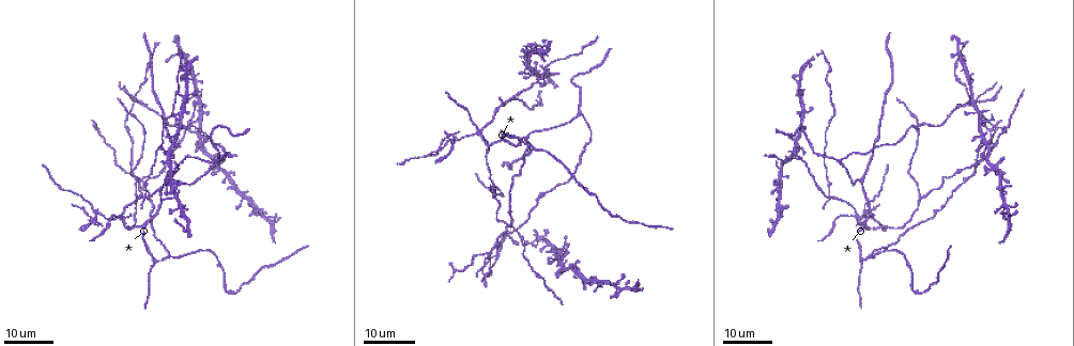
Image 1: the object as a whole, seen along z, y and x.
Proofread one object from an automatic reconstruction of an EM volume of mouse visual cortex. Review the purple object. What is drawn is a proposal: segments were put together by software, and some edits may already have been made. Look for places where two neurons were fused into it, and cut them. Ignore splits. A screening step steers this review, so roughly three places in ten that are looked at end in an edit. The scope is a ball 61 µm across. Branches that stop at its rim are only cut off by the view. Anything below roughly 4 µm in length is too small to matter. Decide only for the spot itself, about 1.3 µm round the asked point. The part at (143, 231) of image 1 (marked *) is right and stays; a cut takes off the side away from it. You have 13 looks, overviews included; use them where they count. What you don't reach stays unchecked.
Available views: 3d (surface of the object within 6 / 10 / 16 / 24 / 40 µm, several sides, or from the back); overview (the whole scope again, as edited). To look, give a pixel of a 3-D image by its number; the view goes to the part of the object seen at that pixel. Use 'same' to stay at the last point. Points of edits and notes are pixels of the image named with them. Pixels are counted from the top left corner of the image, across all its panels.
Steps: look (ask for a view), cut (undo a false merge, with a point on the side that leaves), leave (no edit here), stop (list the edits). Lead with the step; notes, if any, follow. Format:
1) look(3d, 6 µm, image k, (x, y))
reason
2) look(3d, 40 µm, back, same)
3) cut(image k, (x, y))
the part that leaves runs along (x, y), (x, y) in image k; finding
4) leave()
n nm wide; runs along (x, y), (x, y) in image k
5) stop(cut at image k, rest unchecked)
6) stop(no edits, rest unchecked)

look(3d, 16 µm, image 1, (867, 212))
four-way junction

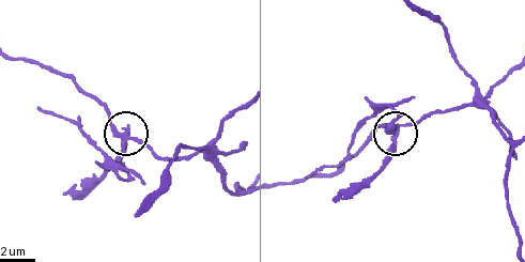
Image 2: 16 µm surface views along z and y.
look(3d, 10 µm, image 2, (128, 130))
zoom in

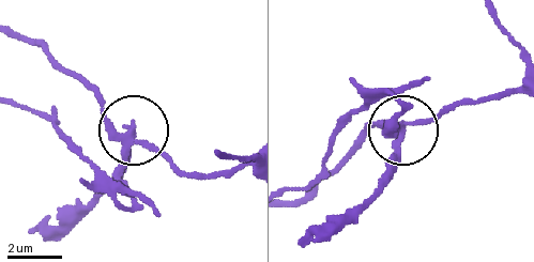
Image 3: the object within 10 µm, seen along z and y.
cut(image 3, (392, 157))
4 arms; a second neuron is stuck on

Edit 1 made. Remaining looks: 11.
look(3d, 16 µm, image 1, (475, 133))
four-way junction

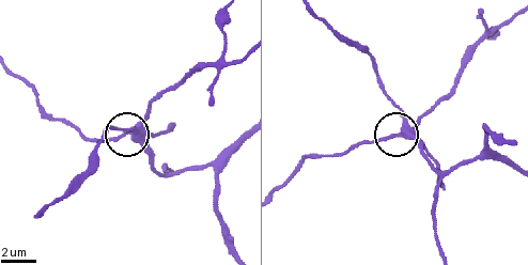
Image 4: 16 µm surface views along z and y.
look(3d, 10 µm, image 4, (403, 133))

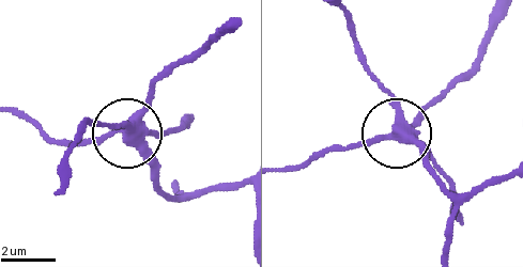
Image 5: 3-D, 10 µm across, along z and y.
cut(image 5, (165, 135))
the part that leaves runs along (135, 134), (128, 126), (87, 126), (68, 146) in image 5; two neurons meet here

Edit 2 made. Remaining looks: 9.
look(3d, 24 µm, image 1, (500, 141))
looks like a crossing

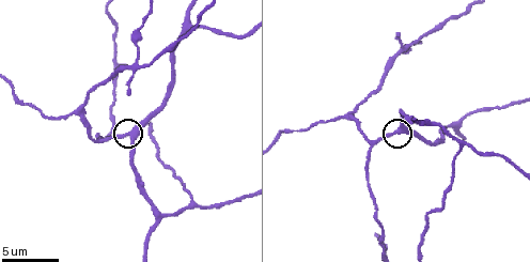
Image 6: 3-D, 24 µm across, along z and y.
look(3d, 6 µm, image 6, (126, 135))

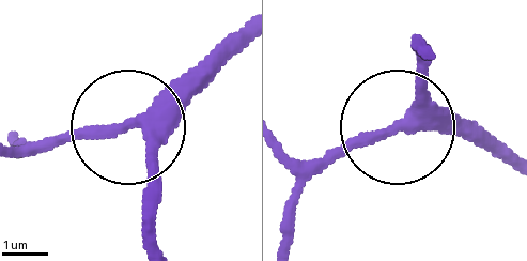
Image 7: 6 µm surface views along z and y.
leave()
260 nm wide; runs along (152, 166), (140, 120), (217, 47) in image 7; continuous, no second neuron

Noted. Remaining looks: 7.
look(3d, 24 µm, image 1, (972, 172))
arms part here

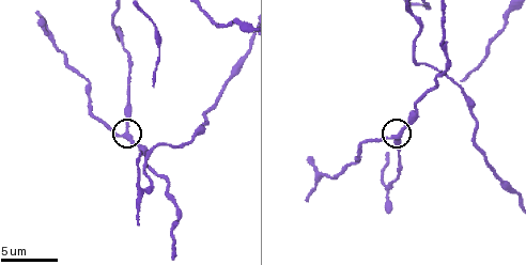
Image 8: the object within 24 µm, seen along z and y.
look(3d, 6 µm, image 8, (396, 137))
zoom in

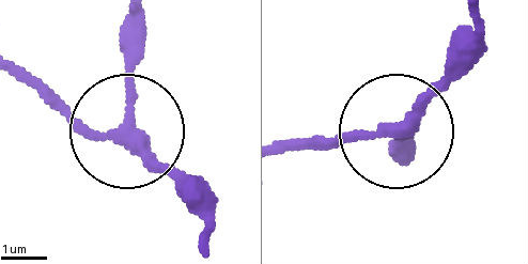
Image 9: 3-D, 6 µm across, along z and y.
leave()
runs along (479, 17), (467, 63), (399, 128), (283, 144) in image 9; all the same neuron

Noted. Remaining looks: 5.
look(3d, 16 µm, image 8, (351, 161))
thin neck

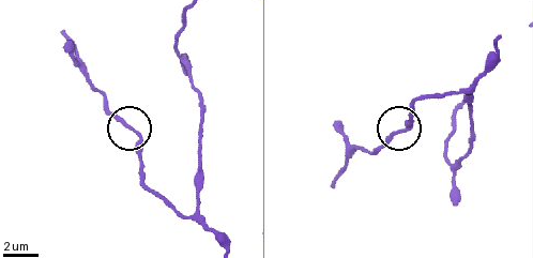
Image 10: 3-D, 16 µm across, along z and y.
leave()
runs along (223, 242), (150, 186), (138, 139), (104, 102) in image 10; all the same neuron

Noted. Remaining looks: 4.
look(3d, 16 µm, image 1, (497, 255))
side arm on a straight run

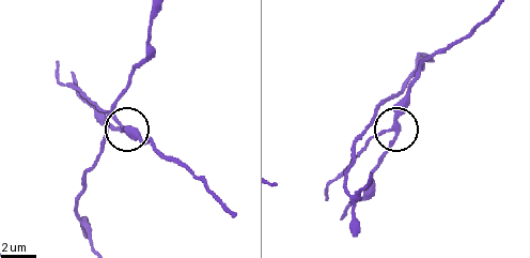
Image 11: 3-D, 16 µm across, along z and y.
look(3d, 10 µm, image 11, (390, 130))

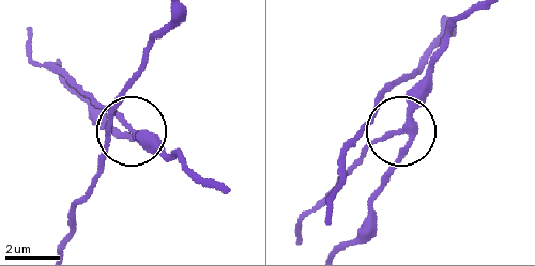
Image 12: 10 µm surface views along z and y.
look(3d, 10 µm, back, image 12, (398, 130))
other side

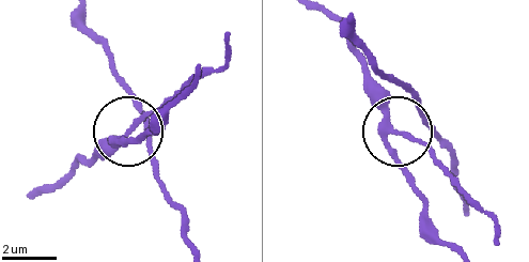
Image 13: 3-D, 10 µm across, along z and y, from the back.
leave()
runs along (336, 17), (377, 107), (457, 181) in image 13; one neuron here

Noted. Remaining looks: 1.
stop(cut at image 3, cut at image 5, rest unchecked)

